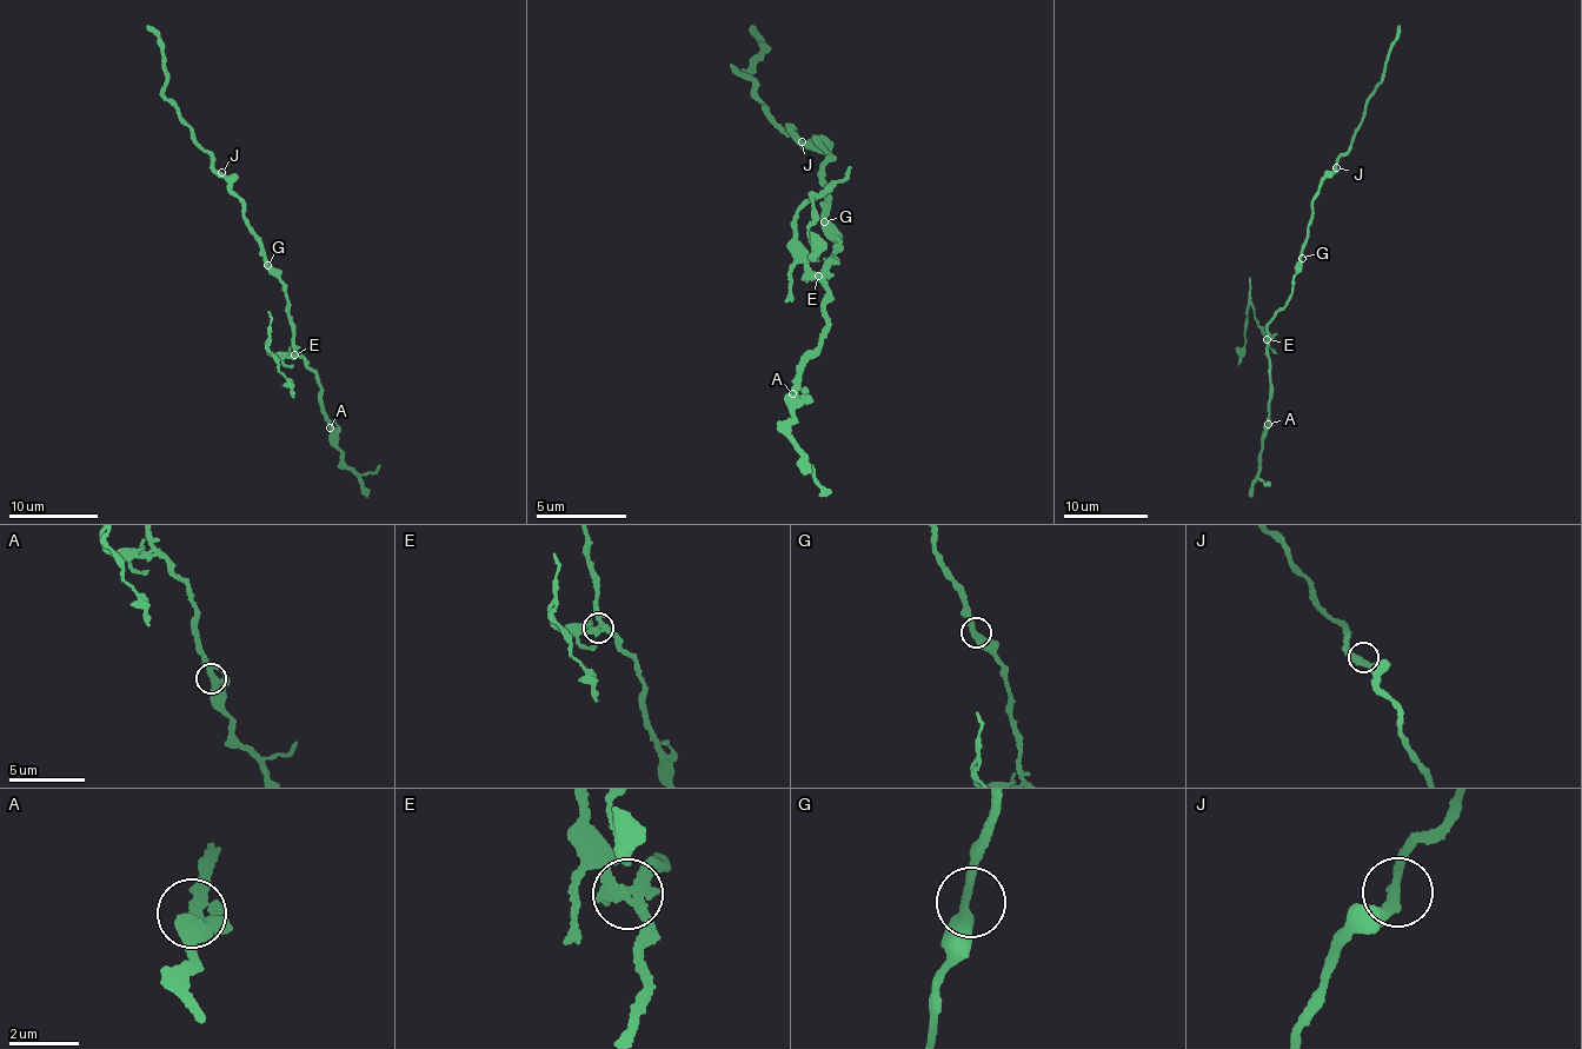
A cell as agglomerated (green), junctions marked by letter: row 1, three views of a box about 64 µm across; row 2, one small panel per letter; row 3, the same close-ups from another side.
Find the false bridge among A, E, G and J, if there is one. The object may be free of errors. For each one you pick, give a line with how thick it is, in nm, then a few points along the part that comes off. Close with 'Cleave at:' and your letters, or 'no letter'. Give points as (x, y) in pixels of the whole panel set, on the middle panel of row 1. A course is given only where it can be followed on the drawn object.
E: 300 nm thick; foreign part runs (817, 274), (802, 251), (796, 226), (812, 196), (806, 227), (809, 261)
Cleave at: E

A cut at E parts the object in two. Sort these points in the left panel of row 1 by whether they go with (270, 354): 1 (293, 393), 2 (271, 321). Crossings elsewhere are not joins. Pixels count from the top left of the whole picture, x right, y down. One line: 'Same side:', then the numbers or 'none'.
Same side: 1, 2

